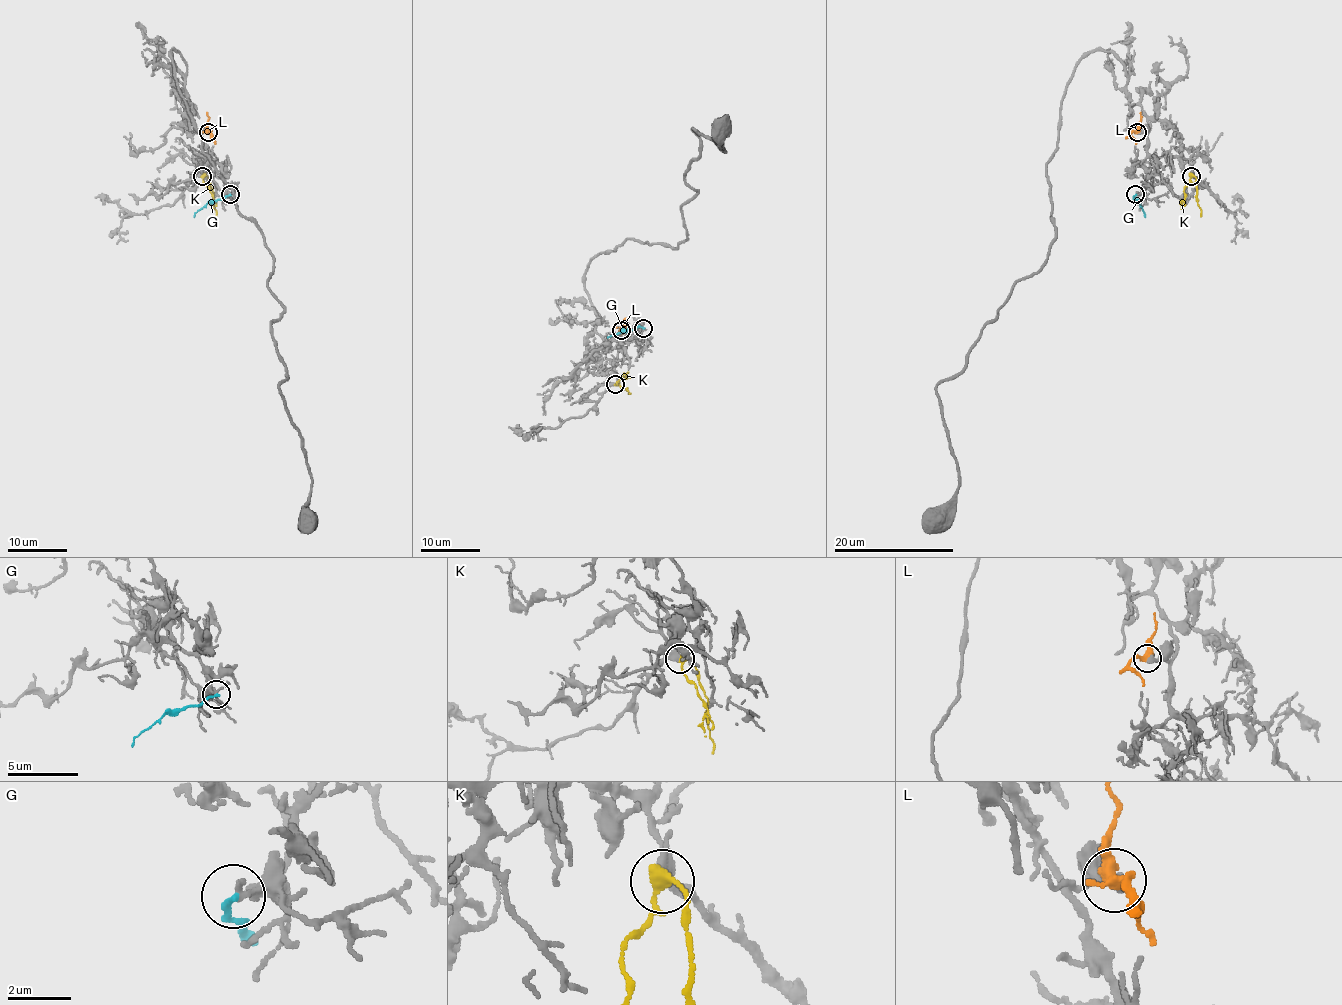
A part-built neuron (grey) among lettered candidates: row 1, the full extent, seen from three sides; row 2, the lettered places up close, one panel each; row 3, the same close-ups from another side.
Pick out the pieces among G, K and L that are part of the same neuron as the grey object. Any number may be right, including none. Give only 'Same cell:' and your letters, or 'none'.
Same cell: L

